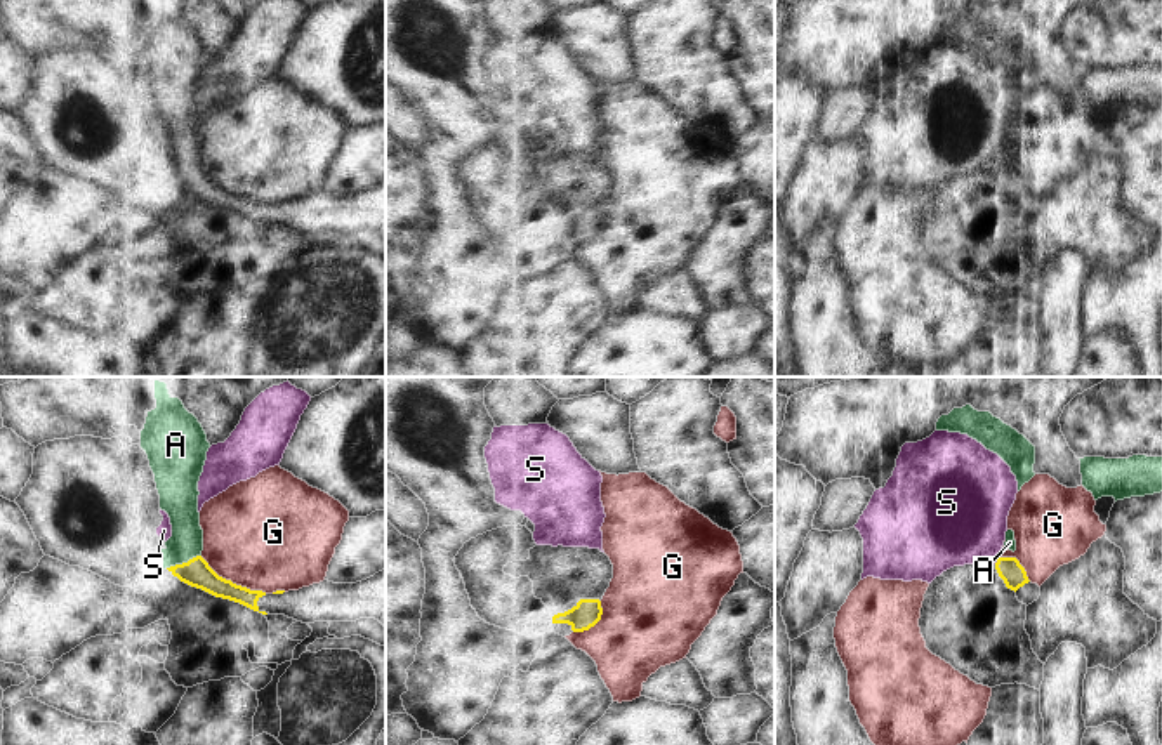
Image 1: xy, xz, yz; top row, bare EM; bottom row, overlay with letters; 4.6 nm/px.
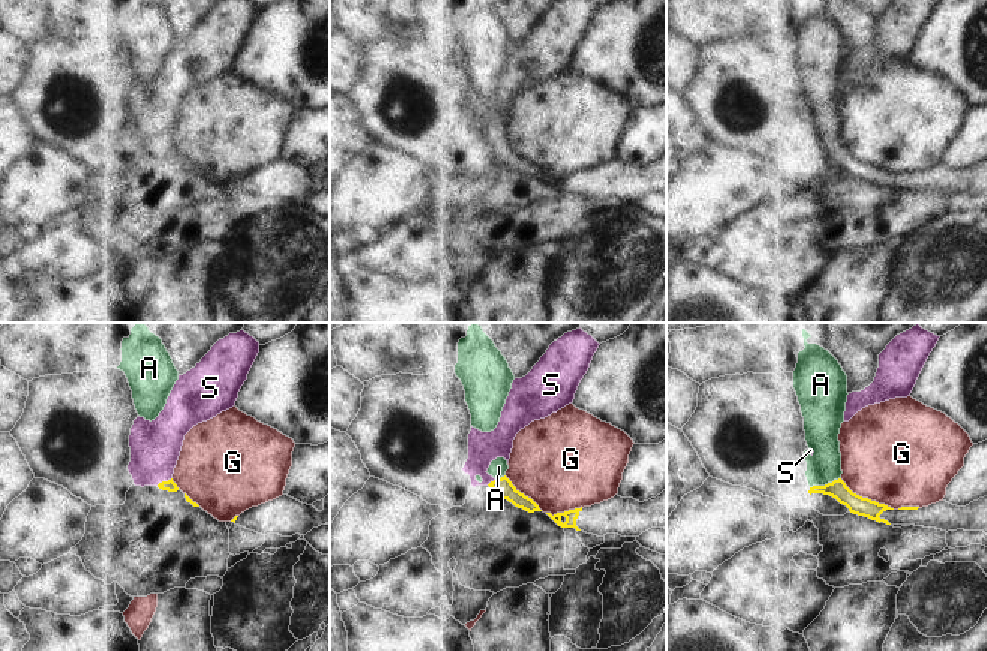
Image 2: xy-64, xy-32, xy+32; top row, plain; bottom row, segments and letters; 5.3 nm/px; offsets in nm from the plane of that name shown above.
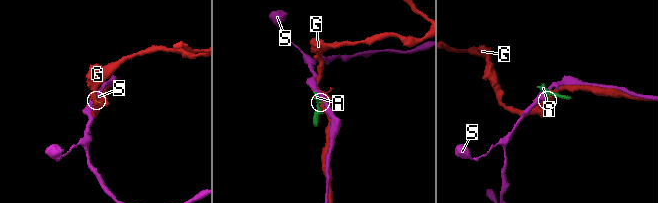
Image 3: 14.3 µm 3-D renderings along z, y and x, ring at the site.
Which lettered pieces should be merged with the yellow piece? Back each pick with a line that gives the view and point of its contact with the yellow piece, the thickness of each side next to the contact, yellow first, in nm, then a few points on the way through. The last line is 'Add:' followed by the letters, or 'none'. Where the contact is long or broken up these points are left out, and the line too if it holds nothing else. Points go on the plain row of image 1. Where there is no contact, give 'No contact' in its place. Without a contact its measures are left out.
A: Touches yellow at xy (183, 174). Thickness 130 nm (yellow) against 160 nm. Path across: xy (197, 183), (183, 174), (186, 153)
Add: A

